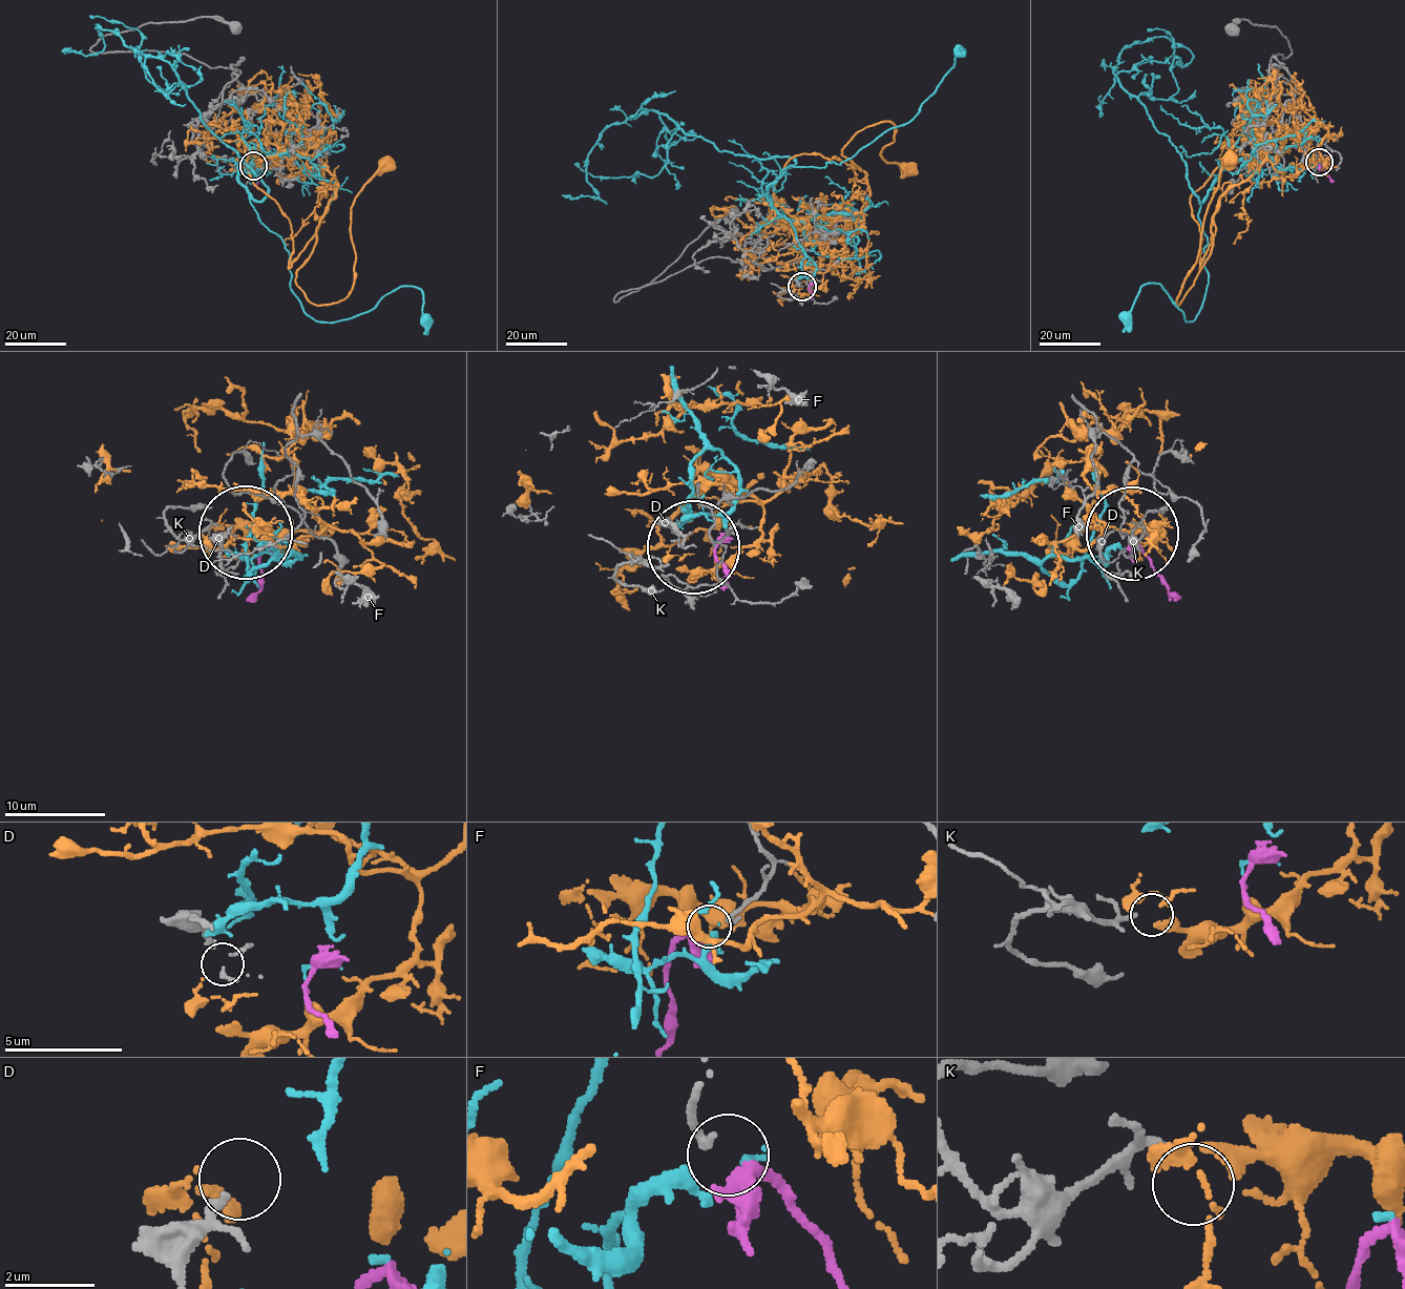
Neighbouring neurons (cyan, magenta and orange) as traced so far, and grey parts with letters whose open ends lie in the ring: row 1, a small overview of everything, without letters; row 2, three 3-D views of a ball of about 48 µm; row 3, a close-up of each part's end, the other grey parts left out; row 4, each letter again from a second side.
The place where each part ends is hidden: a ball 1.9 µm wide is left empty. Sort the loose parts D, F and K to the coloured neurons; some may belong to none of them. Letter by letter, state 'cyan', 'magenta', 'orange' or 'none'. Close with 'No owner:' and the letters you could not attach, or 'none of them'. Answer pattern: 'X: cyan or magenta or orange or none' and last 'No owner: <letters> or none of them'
D: none
F: magenta
K: orange
No owner: D

